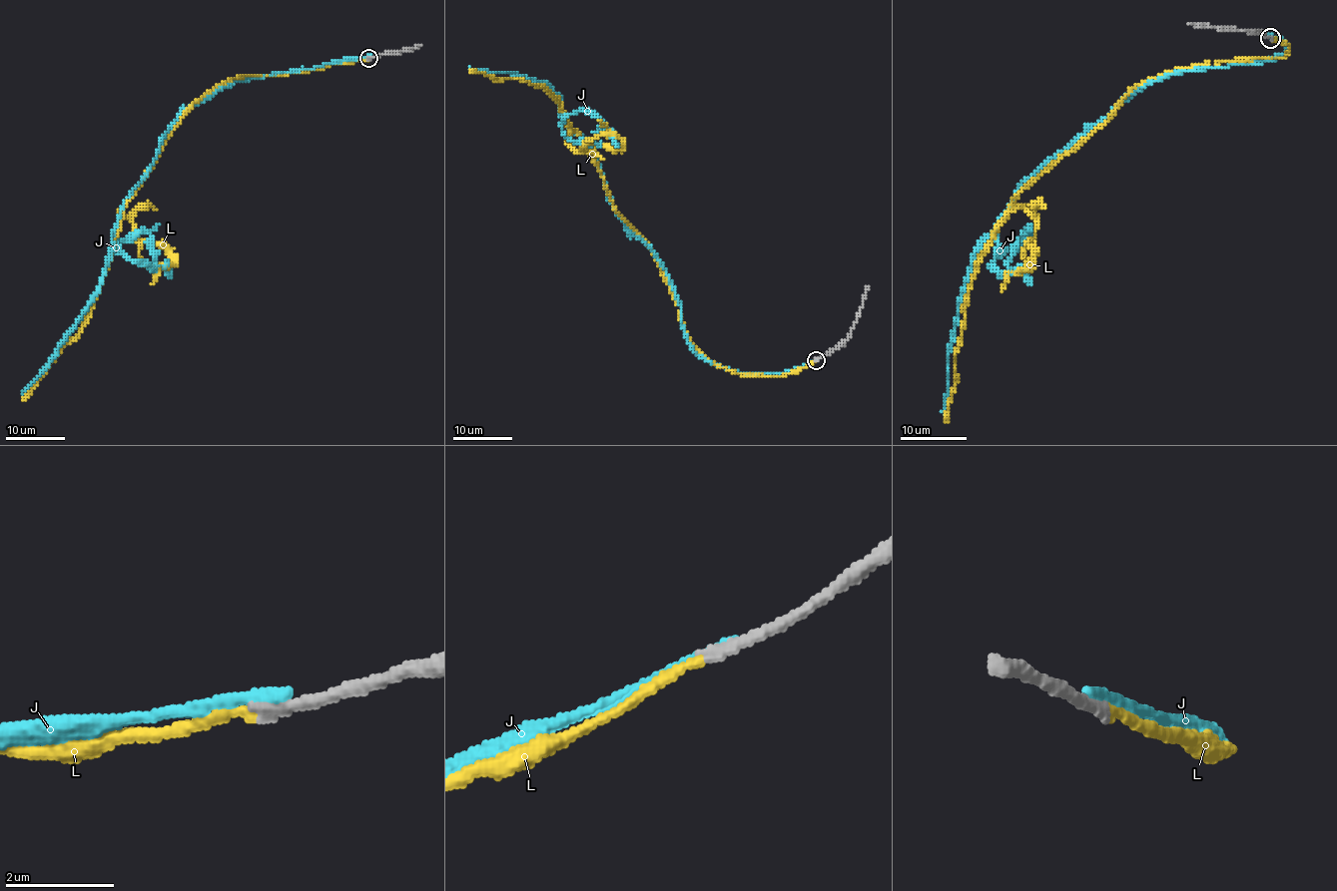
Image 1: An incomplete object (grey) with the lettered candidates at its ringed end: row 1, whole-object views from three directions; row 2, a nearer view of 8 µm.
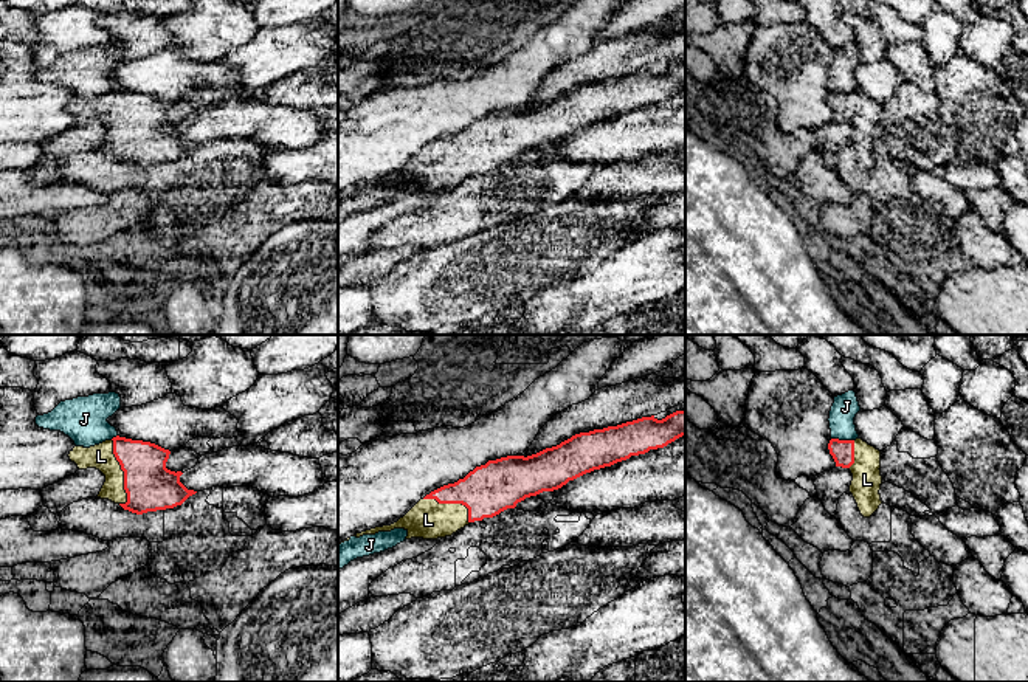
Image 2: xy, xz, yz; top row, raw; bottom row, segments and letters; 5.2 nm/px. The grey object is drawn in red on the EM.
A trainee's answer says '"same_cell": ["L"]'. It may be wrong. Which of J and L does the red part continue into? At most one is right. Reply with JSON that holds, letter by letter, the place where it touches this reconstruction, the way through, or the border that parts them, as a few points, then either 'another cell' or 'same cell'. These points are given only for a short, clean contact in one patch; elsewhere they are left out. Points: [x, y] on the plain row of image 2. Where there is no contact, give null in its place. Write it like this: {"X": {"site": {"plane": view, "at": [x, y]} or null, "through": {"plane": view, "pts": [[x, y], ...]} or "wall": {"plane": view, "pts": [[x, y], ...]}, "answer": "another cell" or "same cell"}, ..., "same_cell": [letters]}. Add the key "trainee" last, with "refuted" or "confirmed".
{"J": {"site": {"plane": "yz", "at": [842, 93]}, "answer": "another cell"}, "L": {"site": {"plane": "xy", "at": [123, 123]}, "answer": "same cell"}, "same_cell": ["L"], "trainee": "confirmed"}

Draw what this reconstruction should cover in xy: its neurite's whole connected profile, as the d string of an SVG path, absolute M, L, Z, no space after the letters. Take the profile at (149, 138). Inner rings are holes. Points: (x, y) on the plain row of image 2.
M113 90L99 98L74 99L68 110L79 122L96 121L105 129L98 147L136 167L181 158L197 144L181 135L181 124L166 121L171 104L155 96Z

